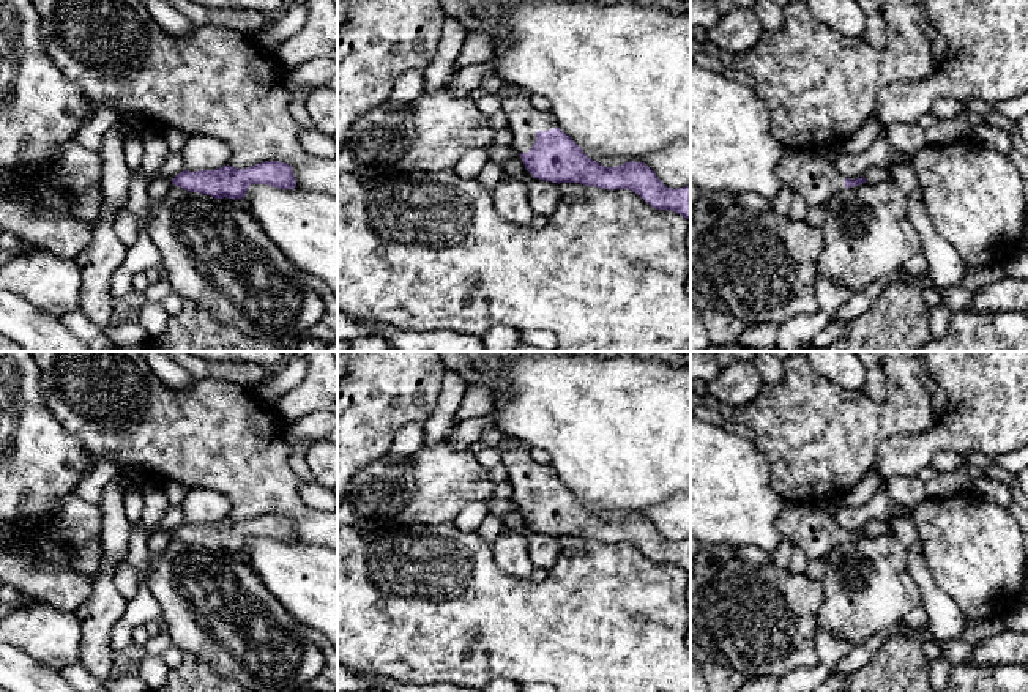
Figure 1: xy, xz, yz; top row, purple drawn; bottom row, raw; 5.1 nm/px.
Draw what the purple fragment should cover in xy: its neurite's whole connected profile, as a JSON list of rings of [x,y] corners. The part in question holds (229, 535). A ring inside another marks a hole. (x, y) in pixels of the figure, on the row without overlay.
[[[265,514],[246,522],[224,519],[214,523],[183,523],[172,538],[191,545],[214,552],[244,552],[251,538],[268,538],[279,542],[295,542],[296,533],[292,519],[279,514]]]

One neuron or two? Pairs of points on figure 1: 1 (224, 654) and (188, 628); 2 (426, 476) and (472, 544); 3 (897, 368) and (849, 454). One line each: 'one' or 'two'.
1: one
2: two
3: one

